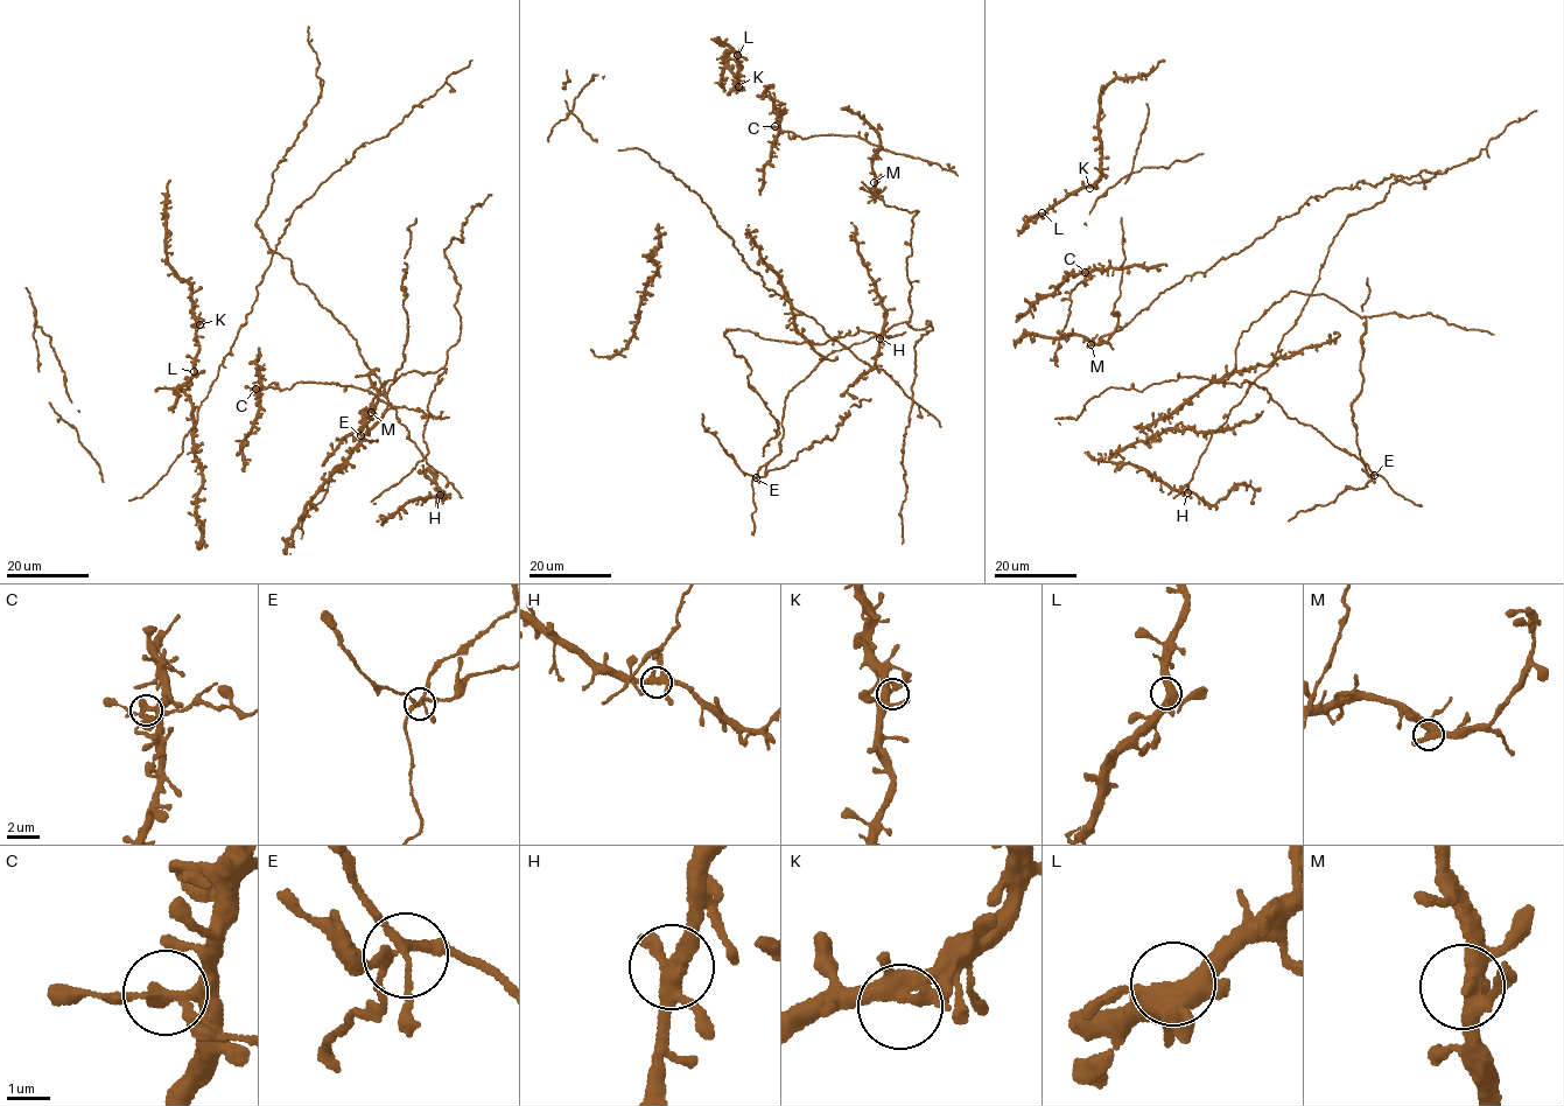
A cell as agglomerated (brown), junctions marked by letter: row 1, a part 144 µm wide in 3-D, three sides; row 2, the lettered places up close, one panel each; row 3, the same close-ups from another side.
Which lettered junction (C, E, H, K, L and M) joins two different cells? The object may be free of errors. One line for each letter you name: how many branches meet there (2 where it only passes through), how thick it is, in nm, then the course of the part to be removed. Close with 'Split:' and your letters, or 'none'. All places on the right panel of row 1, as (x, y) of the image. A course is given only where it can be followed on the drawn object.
C: Branches: 5. Thickness 300 nm. Course of the part to remove: (1085, 271), (1085, 286), (1081, 281), (1070, 293), (1070, 312), (1054, 352), (1058, 366)
Split: C

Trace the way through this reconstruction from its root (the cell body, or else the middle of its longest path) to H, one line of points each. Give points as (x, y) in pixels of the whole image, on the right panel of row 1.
H: (1268, 370), (1250, 384), (1226, 422), (1212, 433), (1187, 492)

